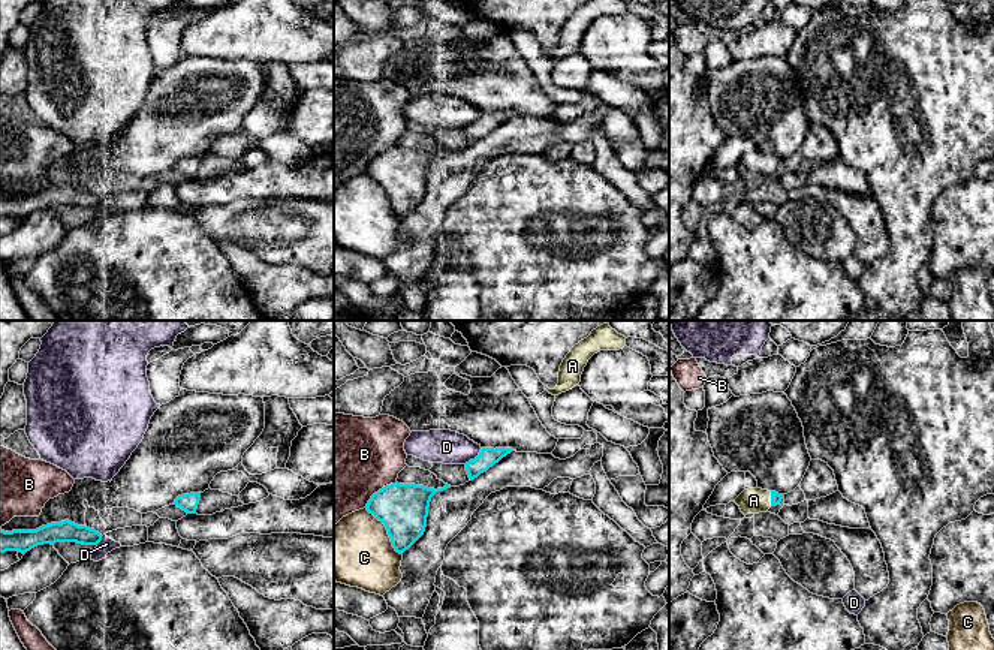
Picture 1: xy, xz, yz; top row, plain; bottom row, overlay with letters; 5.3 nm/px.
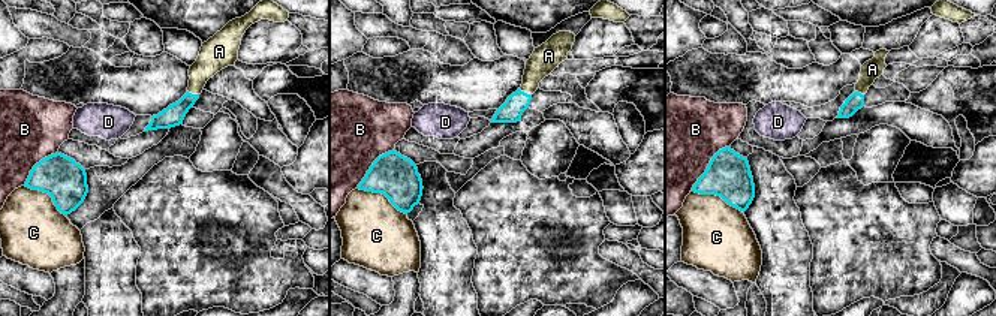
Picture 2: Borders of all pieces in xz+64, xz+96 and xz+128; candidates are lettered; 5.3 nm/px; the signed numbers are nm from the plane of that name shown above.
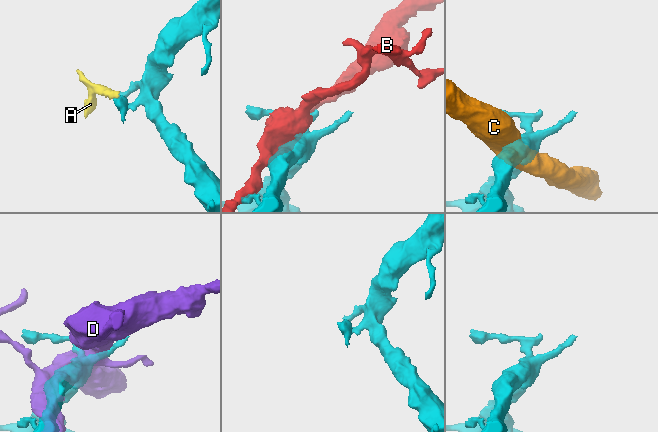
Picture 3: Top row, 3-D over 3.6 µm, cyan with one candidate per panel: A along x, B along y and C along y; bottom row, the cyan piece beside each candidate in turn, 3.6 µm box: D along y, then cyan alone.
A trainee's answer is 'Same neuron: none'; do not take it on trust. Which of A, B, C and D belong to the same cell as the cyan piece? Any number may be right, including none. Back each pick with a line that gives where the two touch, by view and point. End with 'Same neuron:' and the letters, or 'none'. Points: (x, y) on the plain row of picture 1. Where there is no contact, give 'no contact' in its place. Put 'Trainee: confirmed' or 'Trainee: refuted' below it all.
A: meets cyan in yz at (771, 163)
Same neuron: A
Trainee: refuted

